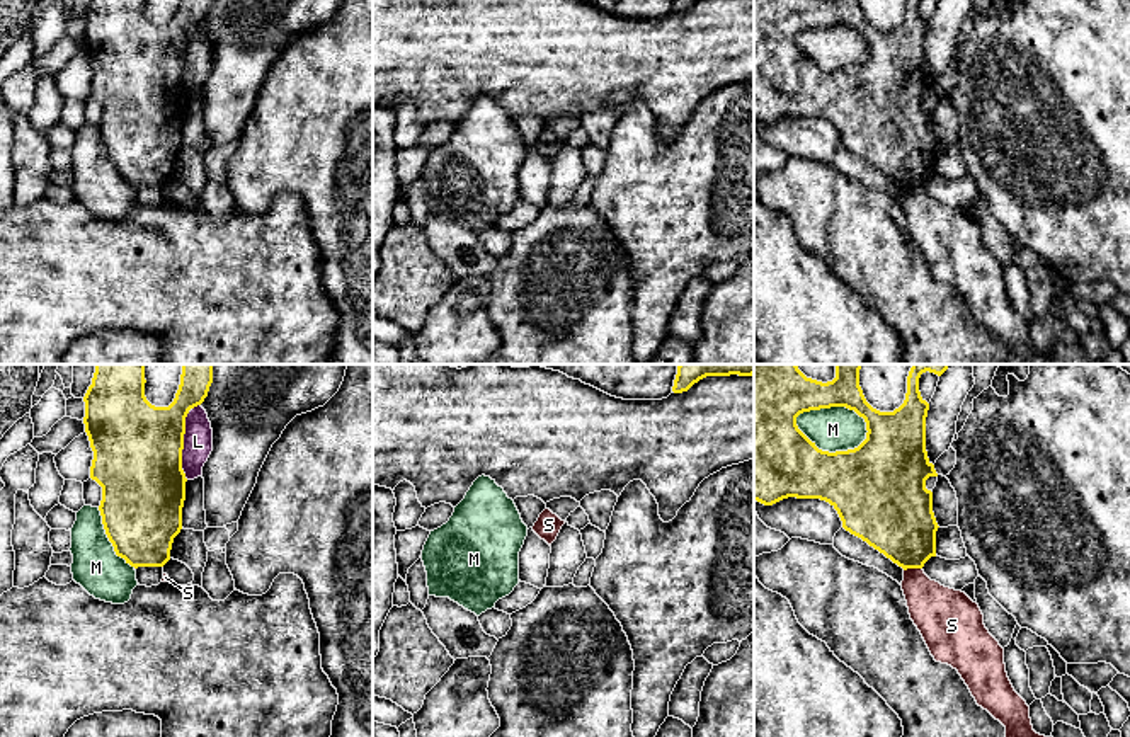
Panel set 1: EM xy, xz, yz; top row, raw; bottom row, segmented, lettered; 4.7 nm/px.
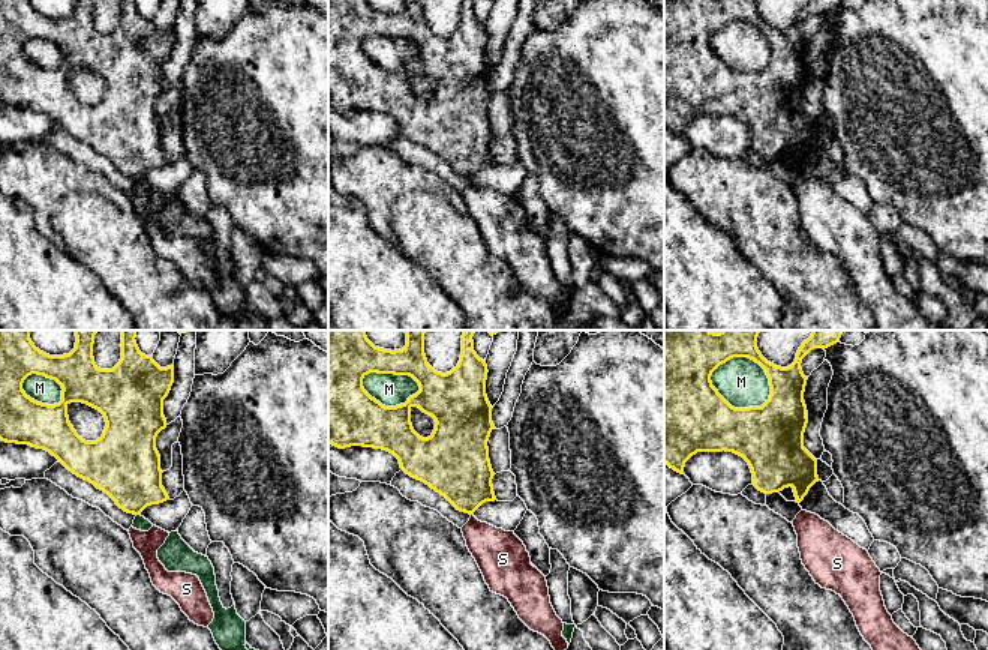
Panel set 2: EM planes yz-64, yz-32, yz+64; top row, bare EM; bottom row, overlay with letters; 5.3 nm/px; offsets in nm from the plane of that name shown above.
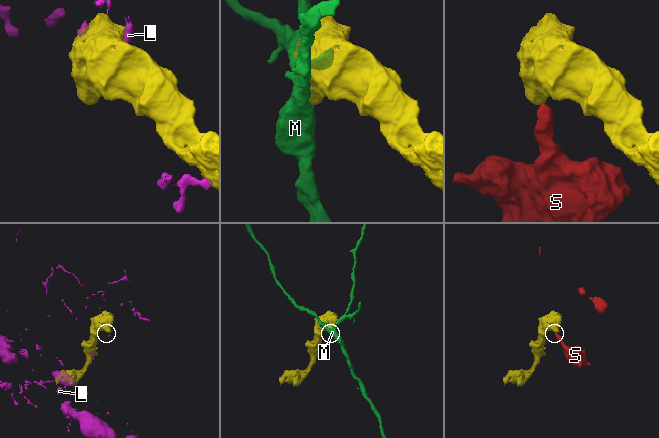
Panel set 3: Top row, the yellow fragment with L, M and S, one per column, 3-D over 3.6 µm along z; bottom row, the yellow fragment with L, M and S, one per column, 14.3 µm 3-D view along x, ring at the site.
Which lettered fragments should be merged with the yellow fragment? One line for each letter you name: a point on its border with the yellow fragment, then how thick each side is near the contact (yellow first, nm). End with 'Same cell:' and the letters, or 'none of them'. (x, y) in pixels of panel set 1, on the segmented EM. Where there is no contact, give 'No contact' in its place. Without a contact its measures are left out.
Same cell: none of them

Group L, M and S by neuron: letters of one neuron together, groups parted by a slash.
L / M / S

